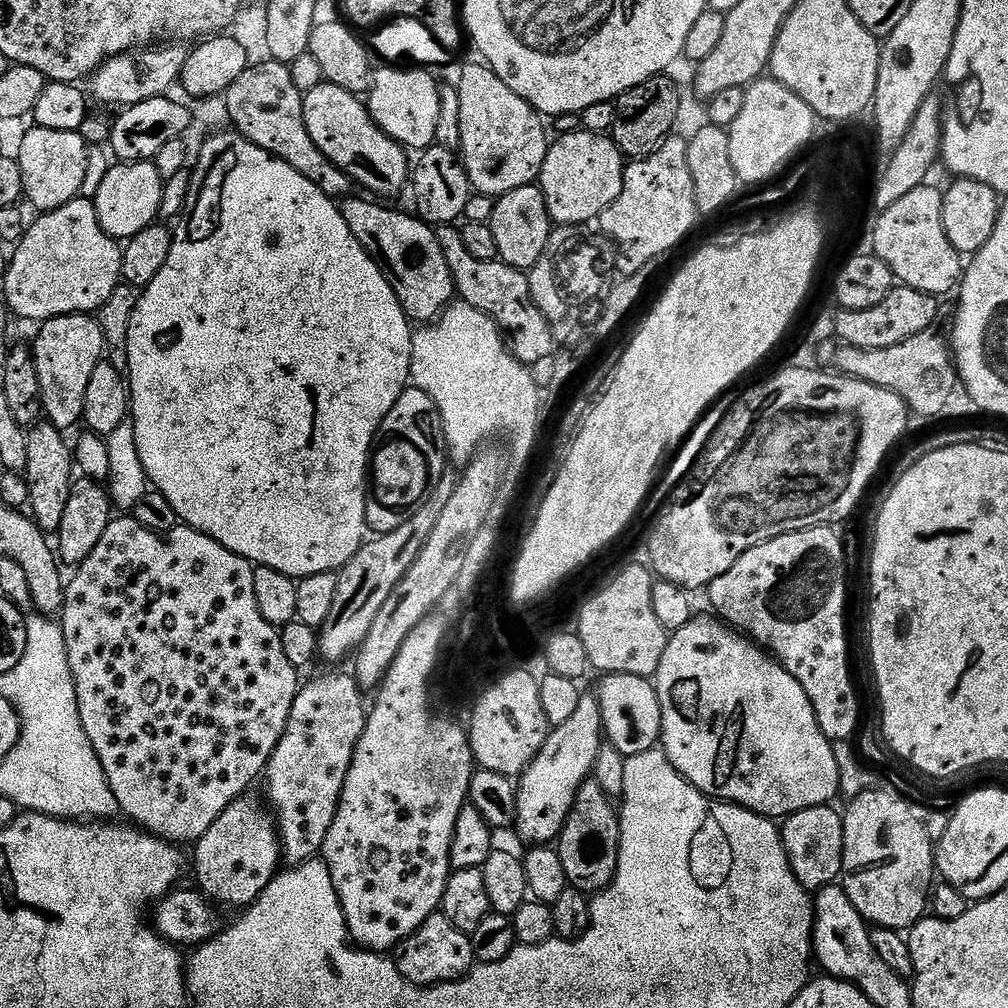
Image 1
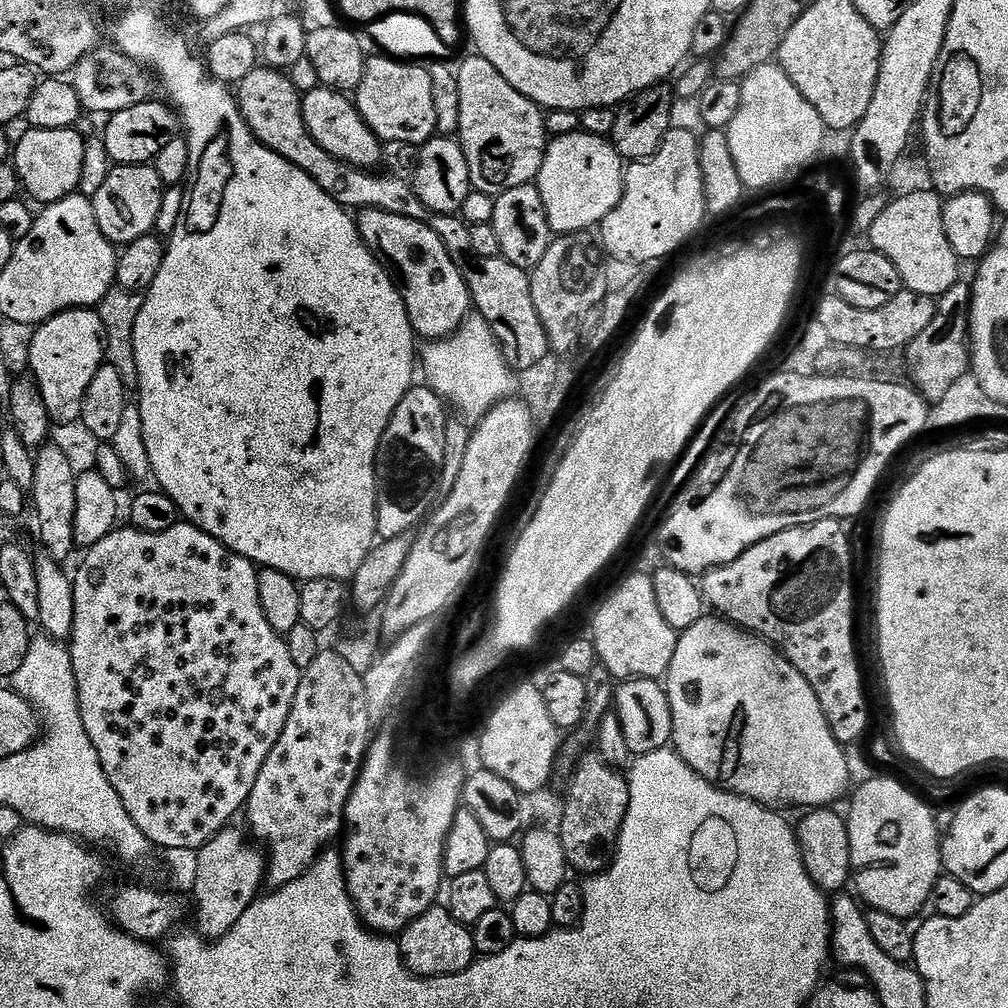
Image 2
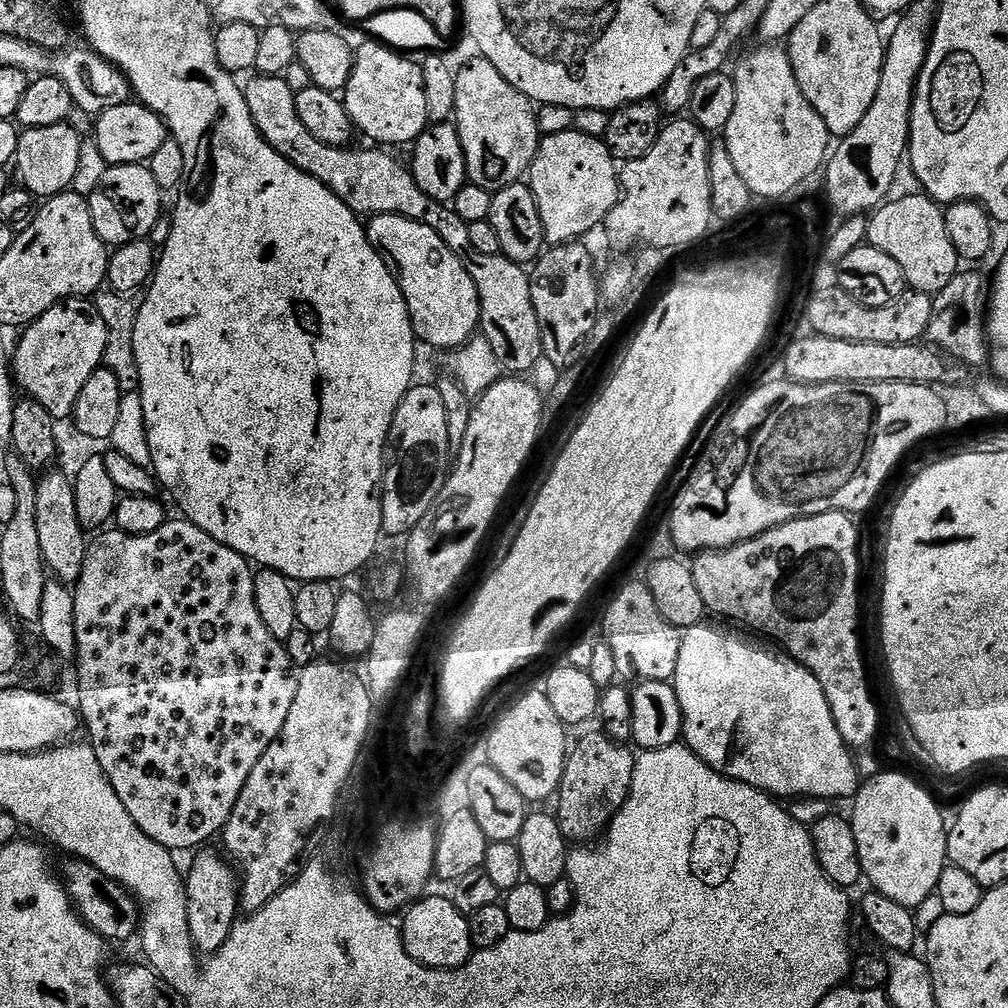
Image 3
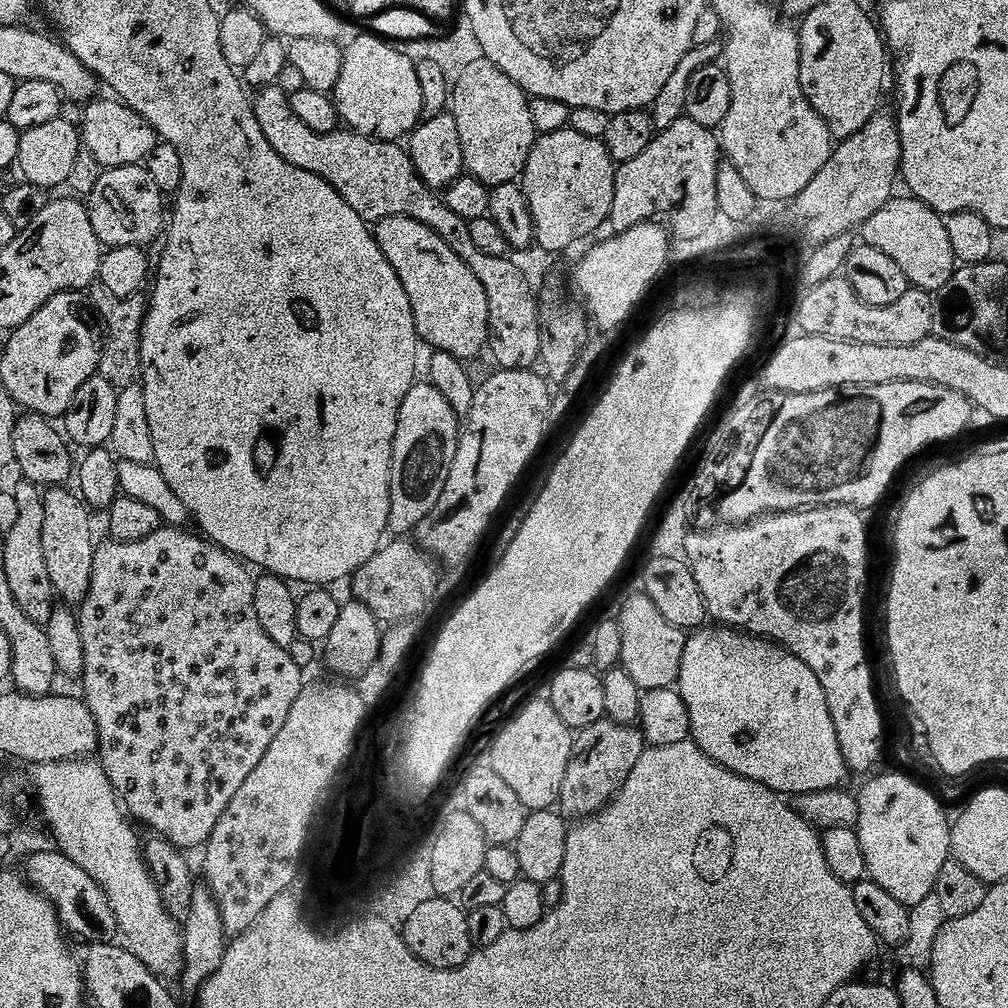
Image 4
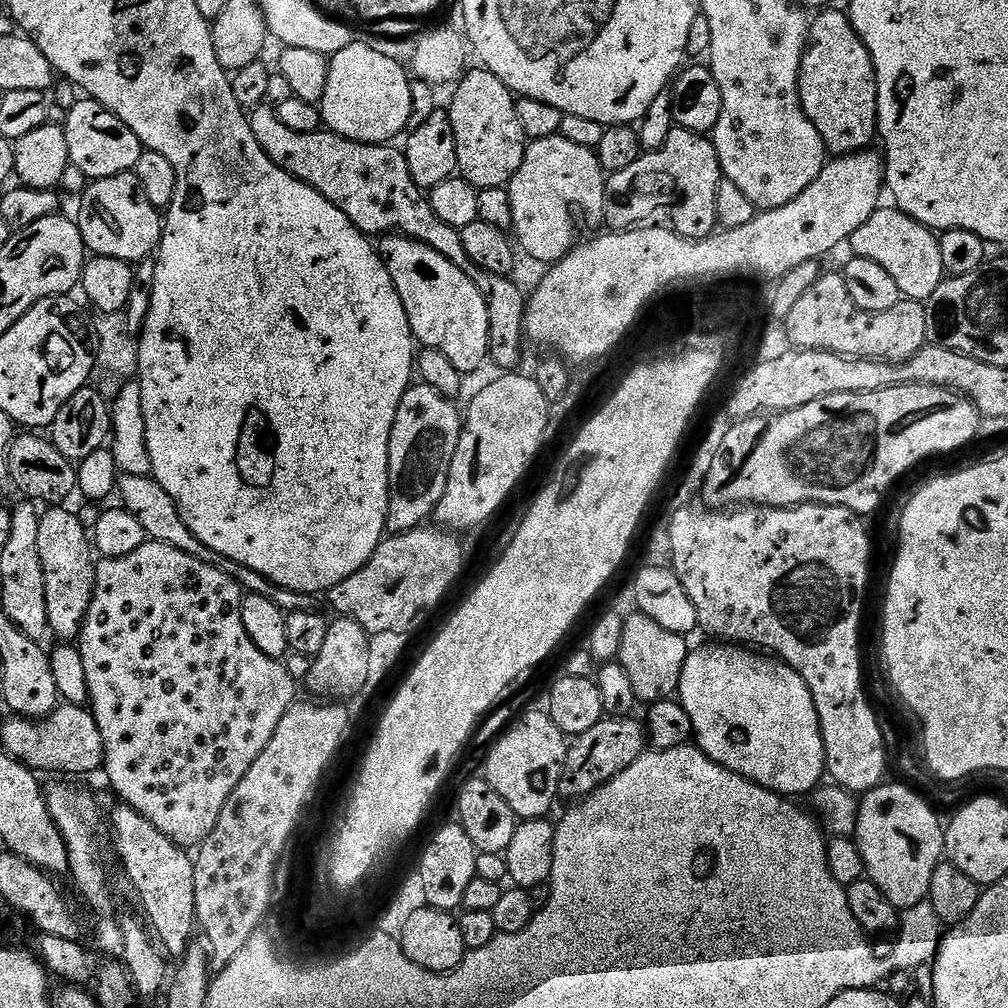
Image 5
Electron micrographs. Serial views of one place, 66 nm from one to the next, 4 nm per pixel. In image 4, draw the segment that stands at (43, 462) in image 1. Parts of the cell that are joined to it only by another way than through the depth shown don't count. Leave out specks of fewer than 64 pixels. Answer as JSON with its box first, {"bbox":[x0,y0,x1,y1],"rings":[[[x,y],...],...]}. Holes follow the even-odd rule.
{"bbox":[42,486,98,606],"rings":[[[52,486],[44,492],[46,522],[42,522],[42,542],[55,595],[65,605],[79,606],[90,590],[98,540],[92,537],[93,513],[75,491],[68,490],[64,486]]]}

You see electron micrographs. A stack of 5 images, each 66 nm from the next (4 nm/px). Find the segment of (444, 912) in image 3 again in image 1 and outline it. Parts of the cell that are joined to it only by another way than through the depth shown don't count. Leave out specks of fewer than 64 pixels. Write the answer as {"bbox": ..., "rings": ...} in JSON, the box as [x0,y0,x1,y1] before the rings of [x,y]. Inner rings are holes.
{"bbox":[394,911,477,988],"rings":[[[442,911],[436,912],[410,938],[406,938],[394,949],[394,959],[402,978],[411,984],[420,984],[424,988],[431,988],[434,984],[448,984],[451,980],[458,980],[468,975],[477,963],[472,949],[472,938],[463,932],[444,916]]]}

